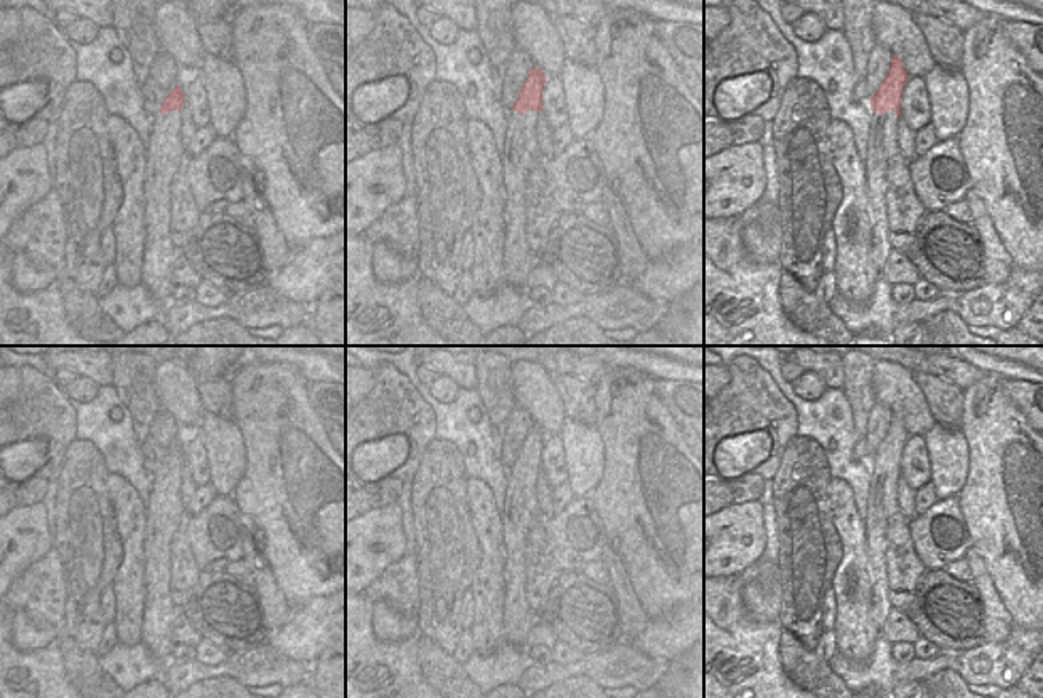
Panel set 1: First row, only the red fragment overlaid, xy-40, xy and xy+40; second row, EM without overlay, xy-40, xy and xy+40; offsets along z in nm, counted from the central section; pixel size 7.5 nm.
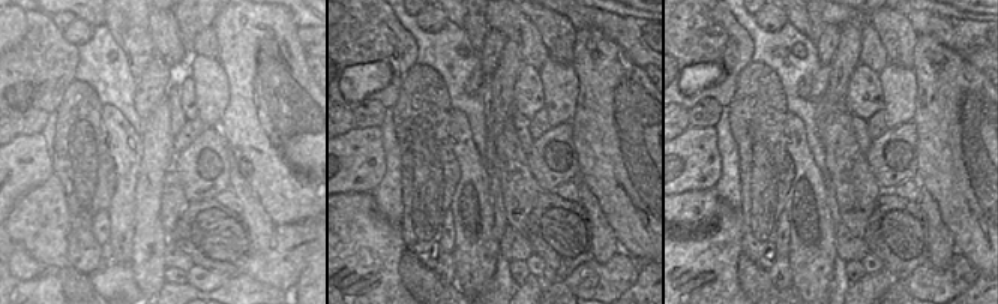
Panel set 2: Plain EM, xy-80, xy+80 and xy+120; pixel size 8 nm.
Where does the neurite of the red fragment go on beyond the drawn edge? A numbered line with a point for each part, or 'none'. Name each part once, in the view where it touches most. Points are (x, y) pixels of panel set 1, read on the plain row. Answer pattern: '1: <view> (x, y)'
1: xy+40 (882, 505)

